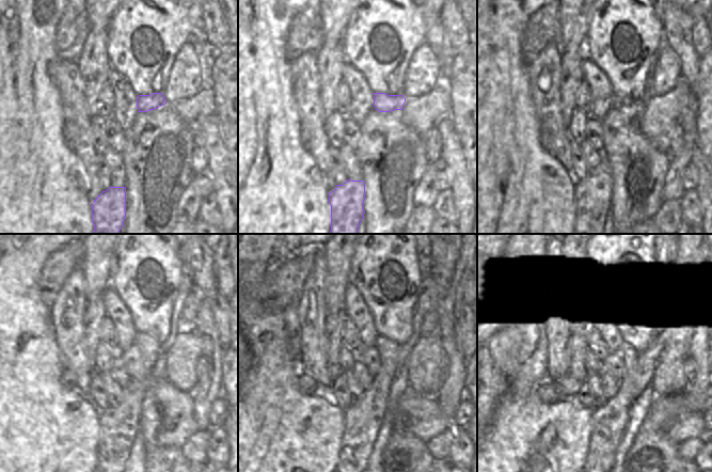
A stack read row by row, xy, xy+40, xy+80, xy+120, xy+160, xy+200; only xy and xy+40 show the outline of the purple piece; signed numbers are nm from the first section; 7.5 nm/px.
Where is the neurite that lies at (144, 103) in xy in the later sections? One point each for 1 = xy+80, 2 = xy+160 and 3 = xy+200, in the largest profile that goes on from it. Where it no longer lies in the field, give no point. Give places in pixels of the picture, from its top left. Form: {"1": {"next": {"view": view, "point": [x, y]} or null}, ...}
{"1": {"next": {"view": "xy+80", "point": [632, 108]}}, "2": {"next": {"view": "xy+160", "point": [362, 422]}}, "3": {"next": {"view": "xy+200", "point": [608, 419]}}}

